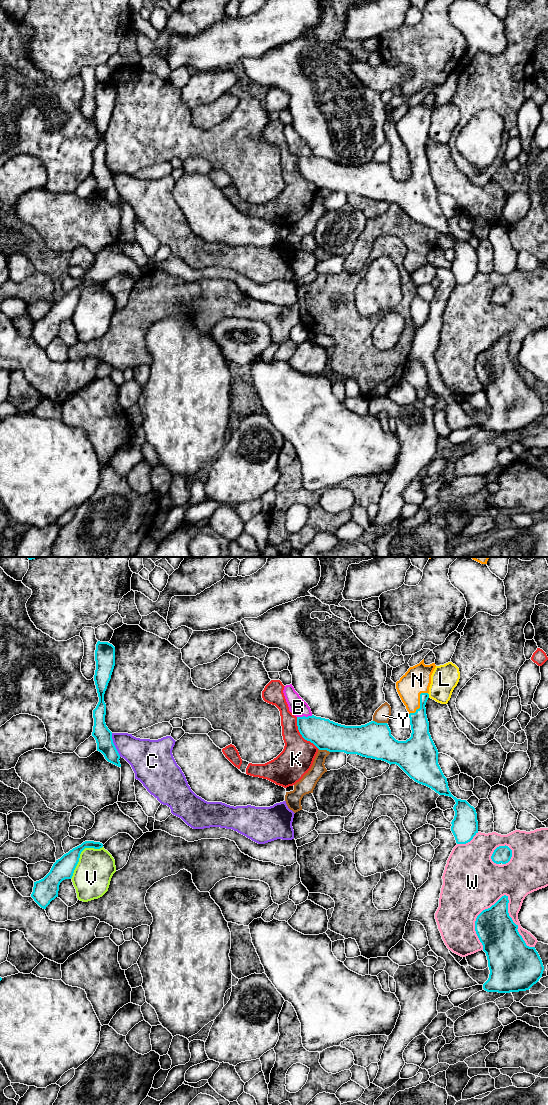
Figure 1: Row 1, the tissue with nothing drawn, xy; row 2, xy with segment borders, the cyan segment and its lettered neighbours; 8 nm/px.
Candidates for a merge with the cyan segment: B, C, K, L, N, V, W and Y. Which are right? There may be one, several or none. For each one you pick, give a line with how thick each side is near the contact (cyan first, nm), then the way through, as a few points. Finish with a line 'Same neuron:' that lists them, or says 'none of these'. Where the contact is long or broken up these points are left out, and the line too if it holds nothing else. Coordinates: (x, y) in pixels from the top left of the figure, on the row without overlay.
N: 150 nm thick on the cyan side, 220 nm on the other; runs through xy (419, 163), (420, 142), (417, 120)
Same neuron: N

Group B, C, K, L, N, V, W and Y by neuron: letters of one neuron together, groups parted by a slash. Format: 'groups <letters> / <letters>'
groups B / C / K / L / N / V / W / Y

